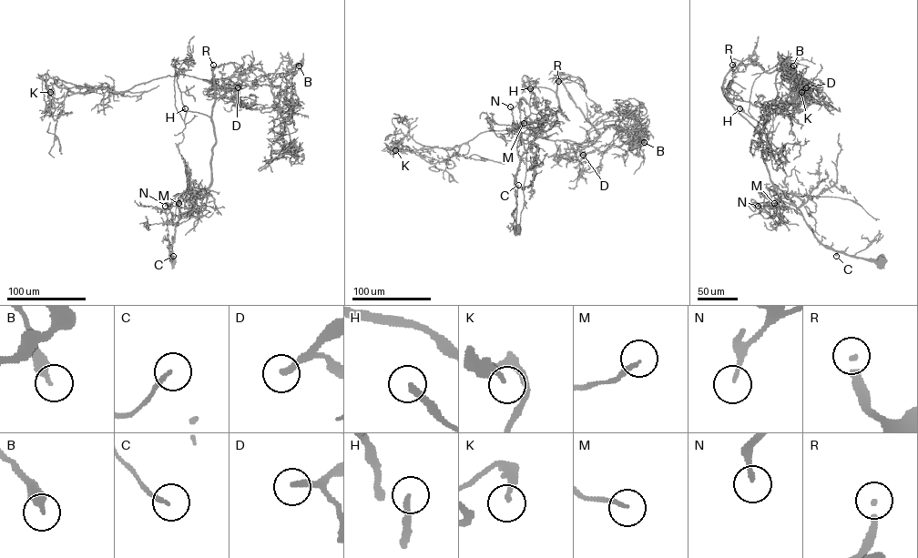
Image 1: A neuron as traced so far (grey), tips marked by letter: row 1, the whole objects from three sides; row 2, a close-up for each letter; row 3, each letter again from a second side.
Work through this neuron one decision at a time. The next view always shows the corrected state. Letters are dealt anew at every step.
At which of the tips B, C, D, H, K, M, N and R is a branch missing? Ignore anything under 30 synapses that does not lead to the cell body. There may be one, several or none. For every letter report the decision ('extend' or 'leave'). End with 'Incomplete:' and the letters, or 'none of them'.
B: leave
C: leave
D: leave
H: extend
K: leave
M: extend
N: extend
R: extend
Incomplete: H, M, N, R

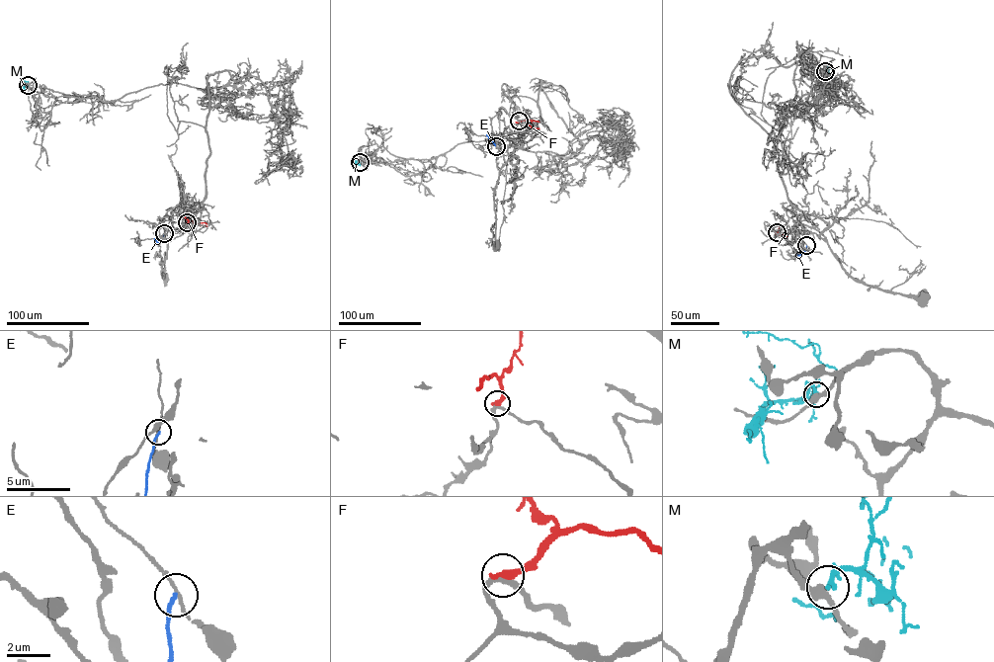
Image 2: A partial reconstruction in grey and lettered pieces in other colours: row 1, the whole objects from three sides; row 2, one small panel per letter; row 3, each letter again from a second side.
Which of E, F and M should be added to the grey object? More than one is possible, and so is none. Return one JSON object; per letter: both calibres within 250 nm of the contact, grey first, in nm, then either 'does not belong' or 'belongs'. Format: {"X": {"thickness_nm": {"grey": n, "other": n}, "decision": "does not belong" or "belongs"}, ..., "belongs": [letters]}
{"E": {"thickness_nm": {"grey": 150, "other": 180}, "decision": "does not belong"}, "F": {"thickness_nm": {"grey": 220, "other": 400}, "decision": "does not belong"}, "M": {"thickness_nm": {"grey": 320, "other": 280}, "decision": "does not belong"}, "belongs": []}

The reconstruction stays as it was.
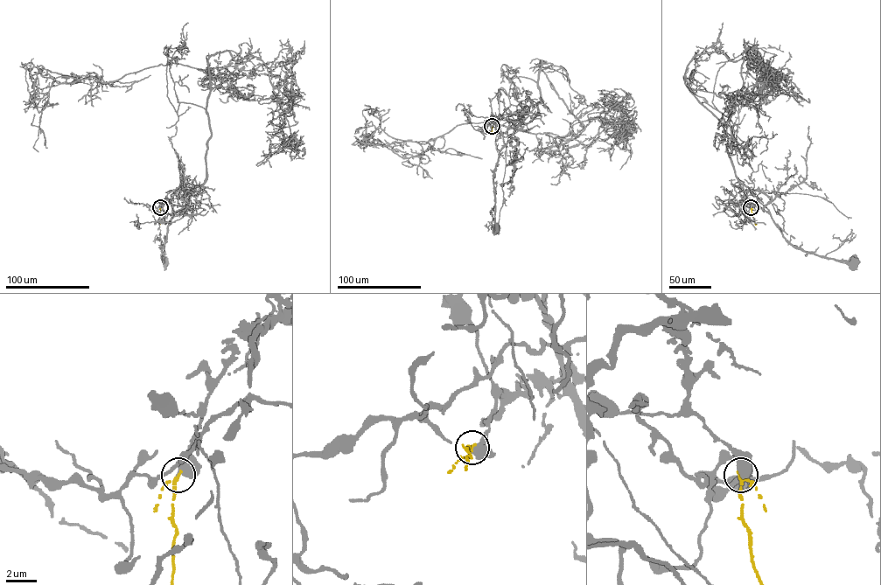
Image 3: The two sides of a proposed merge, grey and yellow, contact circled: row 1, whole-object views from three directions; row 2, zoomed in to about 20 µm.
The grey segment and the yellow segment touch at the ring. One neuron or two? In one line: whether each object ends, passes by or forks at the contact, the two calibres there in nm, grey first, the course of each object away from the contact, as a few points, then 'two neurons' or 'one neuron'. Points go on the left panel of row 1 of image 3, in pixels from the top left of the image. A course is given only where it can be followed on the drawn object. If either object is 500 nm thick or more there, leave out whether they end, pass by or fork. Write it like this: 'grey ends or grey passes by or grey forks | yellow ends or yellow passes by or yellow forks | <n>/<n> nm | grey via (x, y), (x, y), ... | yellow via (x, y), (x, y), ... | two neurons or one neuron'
600/180 nm | grey via (160, 207), (167, 198), (174, 212), (162, 249), (165, 262) | yellow via (160, 207), (159, 225) | one neuron

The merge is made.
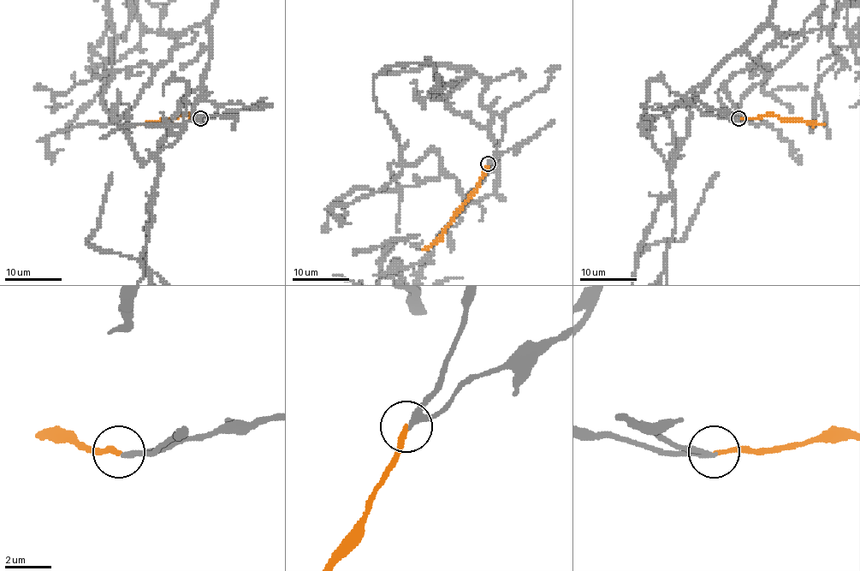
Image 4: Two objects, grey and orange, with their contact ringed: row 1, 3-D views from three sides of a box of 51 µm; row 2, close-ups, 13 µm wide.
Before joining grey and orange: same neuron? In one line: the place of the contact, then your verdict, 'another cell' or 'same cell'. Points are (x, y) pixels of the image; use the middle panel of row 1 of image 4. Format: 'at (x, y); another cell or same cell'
at (488, 163); same cell

